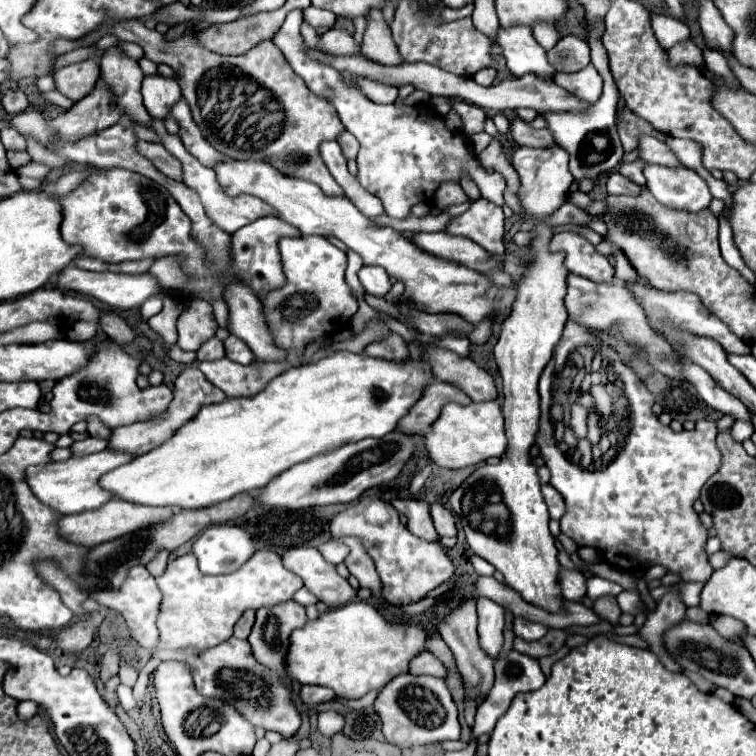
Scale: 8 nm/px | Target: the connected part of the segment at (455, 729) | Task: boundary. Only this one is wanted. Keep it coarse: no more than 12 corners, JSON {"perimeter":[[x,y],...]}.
{"perimeter":[[401,674],[377,696],[397,748],[459,740],[445,680]]}

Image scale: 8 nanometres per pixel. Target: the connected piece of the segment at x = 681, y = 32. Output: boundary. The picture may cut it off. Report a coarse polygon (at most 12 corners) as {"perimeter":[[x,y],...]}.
{"perimeter":[[651,14],[657,42],[669,50],[673,44],[687,42],[687,24]]}

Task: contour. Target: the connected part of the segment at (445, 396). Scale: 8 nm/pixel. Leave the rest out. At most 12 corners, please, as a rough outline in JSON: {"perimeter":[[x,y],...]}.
{"perimeter":[[433,382],[399,422],[407,434],[425,434],[447,402],[471,398],[449,382]]}

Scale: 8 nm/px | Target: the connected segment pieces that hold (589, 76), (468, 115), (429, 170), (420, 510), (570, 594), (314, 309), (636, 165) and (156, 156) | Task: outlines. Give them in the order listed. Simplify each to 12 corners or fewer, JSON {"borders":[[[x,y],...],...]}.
{"borders":[[[593,64],[553,82],[583,102],[597,102],[603,78]],[[451,100],[467,136],[483,132],[483,108]],[[301,10],[273,42],[361,142],[361,186],[405,220],[469,176],[503,206],[505,178],[429,104],[375,104],[305,54]],[[393,500],[407,528],[425,542],[437,542],[429,504]],[[559,568],[559,586],[565,600],[581,602],[585,574]],[[281,238],[287,282],[261,304],[275,344],[347,326],[359,304],[345,252],[327,238]],[[639,160],[631,164],[621,164],[623,176],[635,184],[645,186],[643,168],[647,164]],[[137,142],[157,170],[181,180],[181,164],[163,144]]]}

